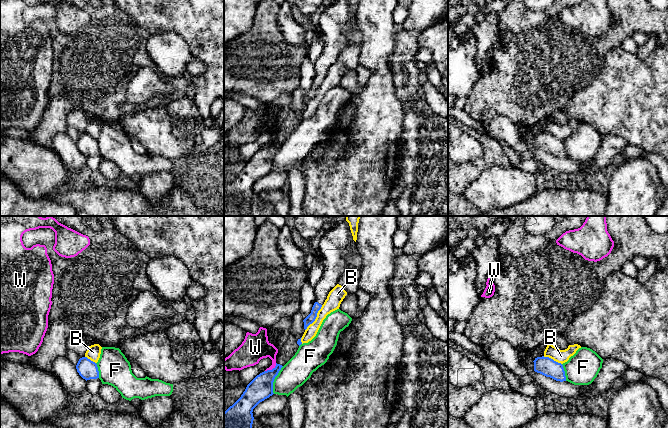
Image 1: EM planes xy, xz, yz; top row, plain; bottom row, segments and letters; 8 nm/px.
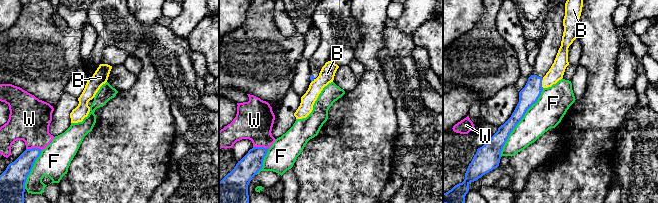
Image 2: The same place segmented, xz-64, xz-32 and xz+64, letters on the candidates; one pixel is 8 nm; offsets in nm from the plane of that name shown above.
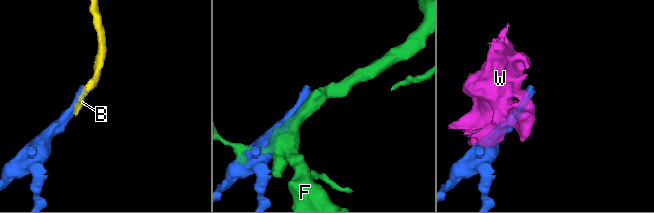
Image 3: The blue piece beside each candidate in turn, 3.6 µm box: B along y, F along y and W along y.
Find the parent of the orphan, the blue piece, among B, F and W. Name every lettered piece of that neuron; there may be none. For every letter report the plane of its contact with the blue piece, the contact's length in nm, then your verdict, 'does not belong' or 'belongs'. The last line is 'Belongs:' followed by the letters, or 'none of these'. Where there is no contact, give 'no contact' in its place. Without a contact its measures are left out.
B: meets blue in xz; contact 240 nm long; does not belong
F: meets blue in xz; contact 240 nm long; does not belong
W: meets blue in xz; contact 120 nm long; does not belong
Belongs: none of these

